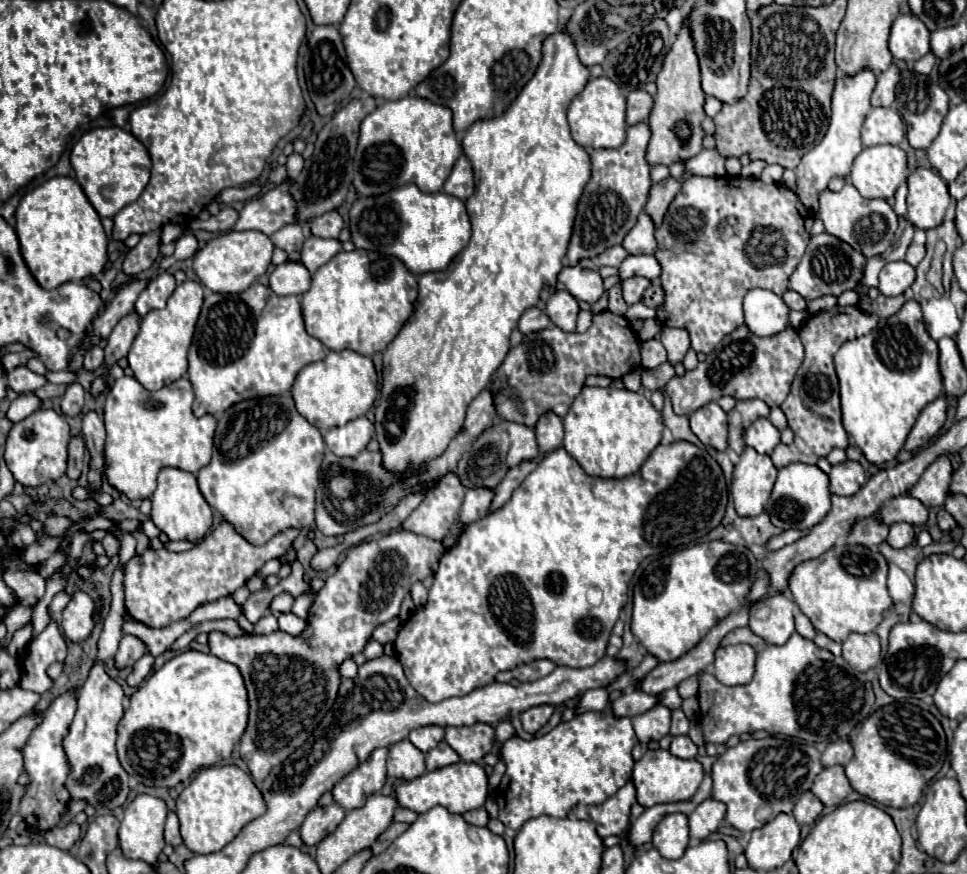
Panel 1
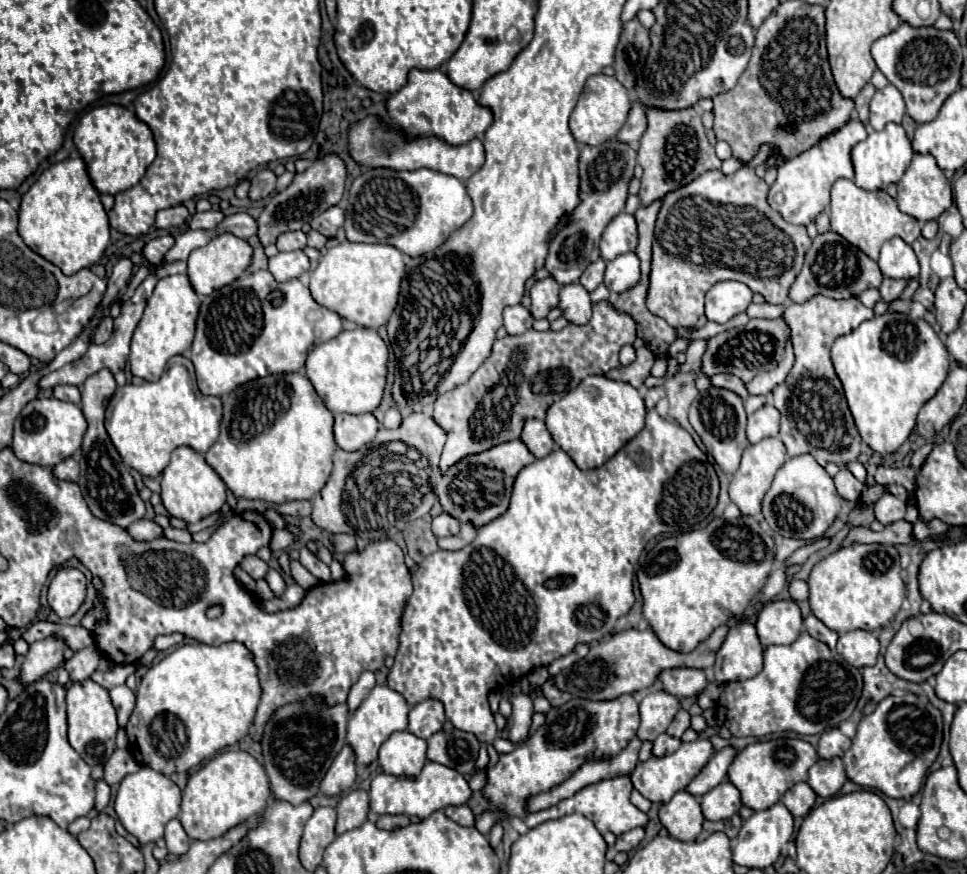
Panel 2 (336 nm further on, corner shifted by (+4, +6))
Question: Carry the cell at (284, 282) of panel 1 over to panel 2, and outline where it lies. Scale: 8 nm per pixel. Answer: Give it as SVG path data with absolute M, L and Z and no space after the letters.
M304 251L278 253L272 259L268 259L268 271L280 283L290 281L290 279L296 279L296 277L304 275L308 269L310 269L310 261L304 255Z

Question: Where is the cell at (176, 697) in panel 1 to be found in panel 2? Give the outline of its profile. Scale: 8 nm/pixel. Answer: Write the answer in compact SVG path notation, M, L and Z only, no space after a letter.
M188 643L152 665L136 691L136 707L126 725L128 751L140 765L148 765L162 775L184 773L224 747L238 743L250 729L260 701L260 685L252 653L242 643L224 643L220 647Z

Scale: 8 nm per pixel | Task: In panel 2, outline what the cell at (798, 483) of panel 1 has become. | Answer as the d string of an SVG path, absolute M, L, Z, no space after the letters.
M800 455L788 459L776 473L774 483L762 501L762 515L772 533L796 539L820 539L836 519L840 503L842 499L826 469L820 467L814 457Z

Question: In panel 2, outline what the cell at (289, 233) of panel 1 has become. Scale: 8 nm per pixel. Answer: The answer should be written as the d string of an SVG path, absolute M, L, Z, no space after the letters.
M288 231L276 239L276 247L280 251L296 251L306 247L306 235L302 231Z

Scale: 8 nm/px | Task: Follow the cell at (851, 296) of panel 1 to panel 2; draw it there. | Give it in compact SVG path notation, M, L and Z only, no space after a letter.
M838 179L832 185L832 203L830 203L830 221L832 231L842 235L848 243L864 251L870 259L878 259L880 247L892 239L900 237L906 243L914 243L920 237L920 223L914 217L900 213L896 201L886 191L864 191L854 185L850 179Z

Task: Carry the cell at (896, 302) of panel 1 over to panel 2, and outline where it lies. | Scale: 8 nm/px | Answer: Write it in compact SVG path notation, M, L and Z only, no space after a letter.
M884 279L882 281L882 285L880 285L880 295L882 295L882 299L884 301L892 301L892 299L896 299L896 297L900 297L900 293L904 291L904 287L906 287L906 281L904 279Z

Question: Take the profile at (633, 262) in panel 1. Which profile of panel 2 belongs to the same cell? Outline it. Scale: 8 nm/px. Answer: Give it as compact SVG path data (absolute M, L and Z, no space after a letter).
M626 253L606 263L604 285L608 287L610 293L620 295L632 289L638 281L640 281L640 259L636 253Z

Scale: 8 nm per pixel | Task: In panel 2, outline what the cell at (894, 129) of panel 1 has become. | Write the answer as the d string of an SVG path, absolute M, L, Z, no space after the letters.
M886 85L884 89L878 89L870 103L870 127L880 131L886 127L886 123L902 123L904 117L904 99L900 91L894 85Z

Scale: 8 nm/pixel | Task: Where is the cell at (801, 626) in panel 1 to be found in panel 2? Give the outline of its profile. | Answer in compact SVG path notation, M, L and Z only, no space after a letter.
M792 581L790 583L790 595L794 601L806 601L808 599L808 585L806 581Z

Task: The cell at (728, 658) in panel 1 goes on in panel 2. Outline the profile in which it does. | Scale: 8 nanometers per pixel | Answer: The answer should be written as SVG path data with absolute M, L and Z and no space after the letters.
M752 623L732 627L716 653L714 675L718 683L742 681L758 675L762 669L762 645Z

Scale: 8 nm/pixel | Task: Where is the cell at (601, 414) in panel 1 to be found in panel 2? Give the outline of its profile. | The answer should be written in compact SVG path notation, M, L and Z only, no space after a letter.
M592 375L586 377L578 385L578 389L570 391L566 397L550 405L546 427L552 439L574 459L574 463L582 471L588 471L604 465L620 447L636 437L644 429L644 417L646 405L638 389L624 381Z

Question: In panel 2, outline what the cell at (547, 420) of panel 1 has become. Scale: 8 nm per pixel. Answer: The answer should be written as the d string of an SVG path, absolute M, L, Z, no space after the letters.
M528 419L524 423L524 431L522 431L520 439L526 443L526 447L530 449L530 453L534 457L538 457L538 459L546 457L554 449L554 439L548 433L546 423L540 421L540 419Z

